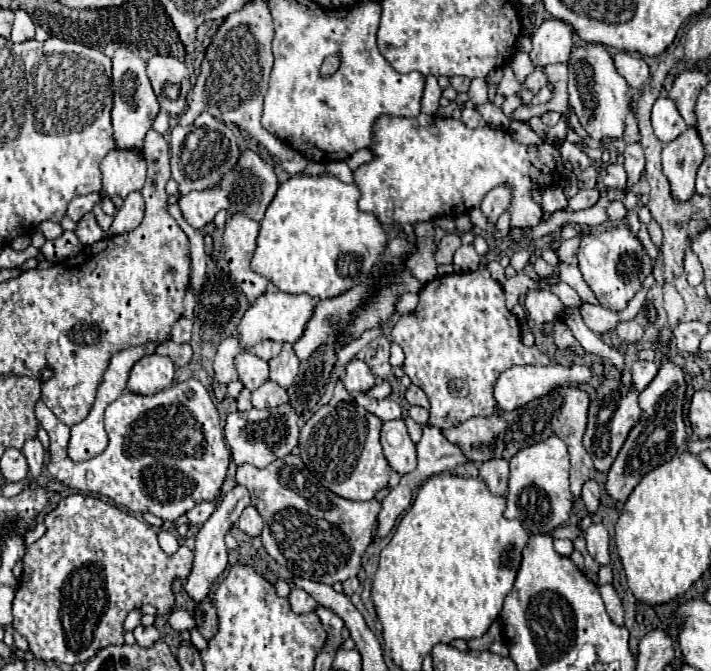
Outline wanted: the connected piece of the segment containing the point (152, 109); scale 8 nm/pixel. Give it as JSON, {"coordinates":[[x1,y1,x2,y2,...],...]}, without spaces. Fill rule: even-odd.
{"coordinates":[[120,46,112,58,114,64,114,74,112,74,112,84,114,84,114,108,112,108,112,126,114,126,114,136,118,148,142,148,144,134,152,126,152,118,158,114,160,106,158,100,152,92,150,80,146,76,146,62,132,52,128,46]]}

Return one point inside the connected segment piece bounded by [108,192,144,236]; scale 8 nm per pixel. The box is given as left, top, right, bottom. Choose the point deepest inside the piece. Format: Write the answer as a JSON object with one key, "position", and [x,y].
{"position":[131,214]}

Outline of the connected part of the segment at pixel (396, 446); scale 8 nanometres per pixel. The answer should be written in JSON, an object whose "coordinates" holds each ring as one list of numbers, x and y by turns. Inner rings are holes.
{"coordinates":[[390,420,382,426,382,438,384,456,388,464,402,476,416,468,416,444,410,440,404,420]]}

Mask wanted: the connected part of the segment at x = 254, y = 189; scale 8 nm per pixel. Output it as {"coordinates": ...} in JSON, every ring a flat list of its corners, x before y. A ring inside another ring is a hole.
{"coordinates":[[242,150,236,166,222,176,220,182,216,182,210,188,204,190,194,190,182,200,178,200,180,210,190,226,196,230,204,228,210,222,210,216,216,216,220,210,228,210,228,214,246,214,248,218,260,222,266,214,266,208,274,200,278,190,278,176,270,164,266,164,256,152,252,150]]}

